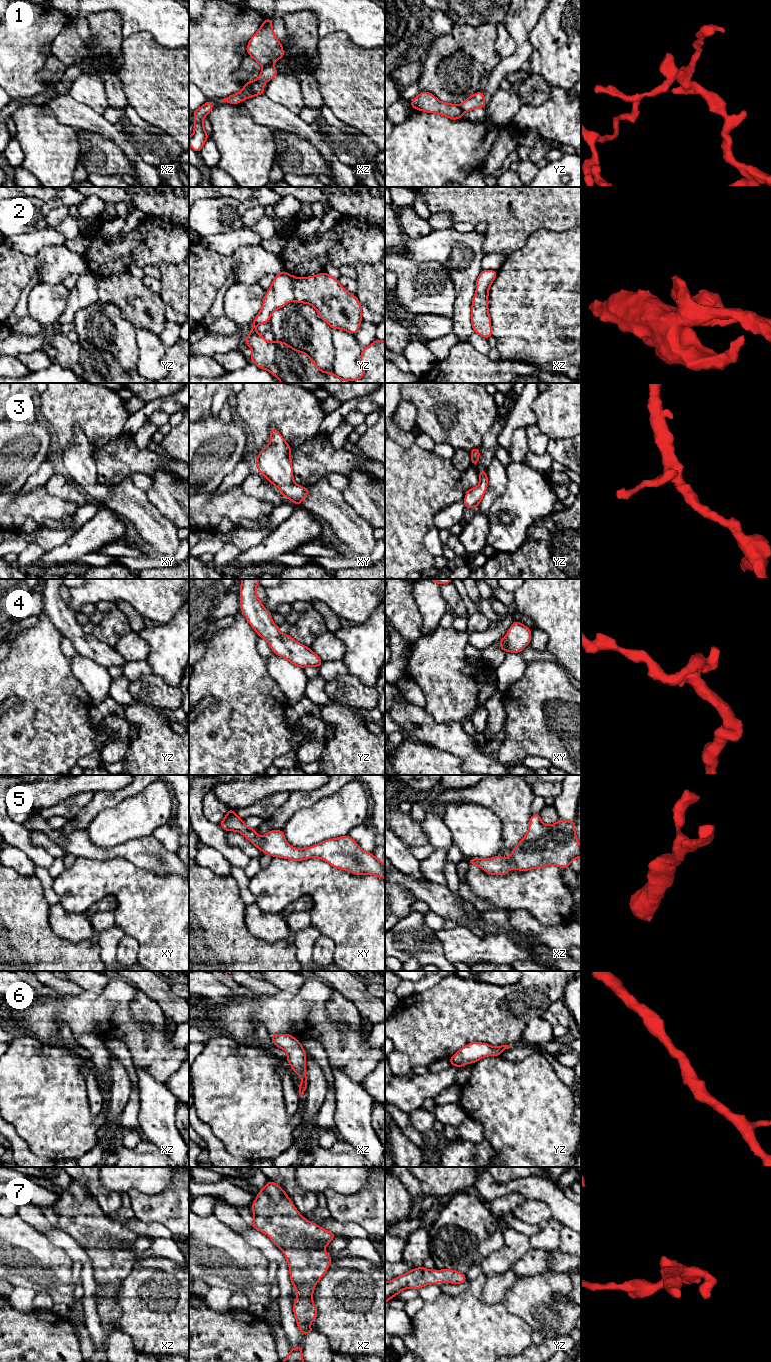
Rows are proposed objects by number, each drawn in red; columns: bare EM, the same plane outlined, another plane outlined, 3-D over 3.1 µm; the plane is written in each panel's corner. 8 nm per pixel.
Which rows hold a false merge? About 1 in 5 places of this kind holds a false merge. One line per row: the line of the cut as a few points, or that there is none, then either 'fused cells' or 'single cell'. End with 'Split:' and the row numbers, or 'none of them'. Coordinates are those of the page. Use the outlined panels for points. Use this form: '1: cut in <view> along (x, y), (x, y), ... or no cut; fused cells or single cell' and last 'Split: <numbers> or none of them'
1: cut in xz along (271, 65), (263, 67); fused cells
2: no cut; single cell
3: no cut; single cell
4: no cut; single cell
5: no cut; single cell
6: no cut; single cell
7: no cut; single cell
Split: 1

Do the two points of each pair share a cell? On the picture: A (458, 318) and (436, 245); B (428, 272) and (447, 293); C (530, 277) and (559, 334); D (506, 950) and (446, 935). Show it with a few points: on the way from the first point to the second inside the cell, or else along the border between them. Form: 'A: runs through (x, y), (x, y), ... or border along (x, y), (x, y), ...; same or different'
A: runs through (465, 291), (465, 273), (477, 252), (463, 245); same
B: runs through (431, 277), (442, 288); same
C: runs through (544, 291), (546, 293), (546, 320); same
D: runs through (491, 949), (475, 949), (461, 945); same

